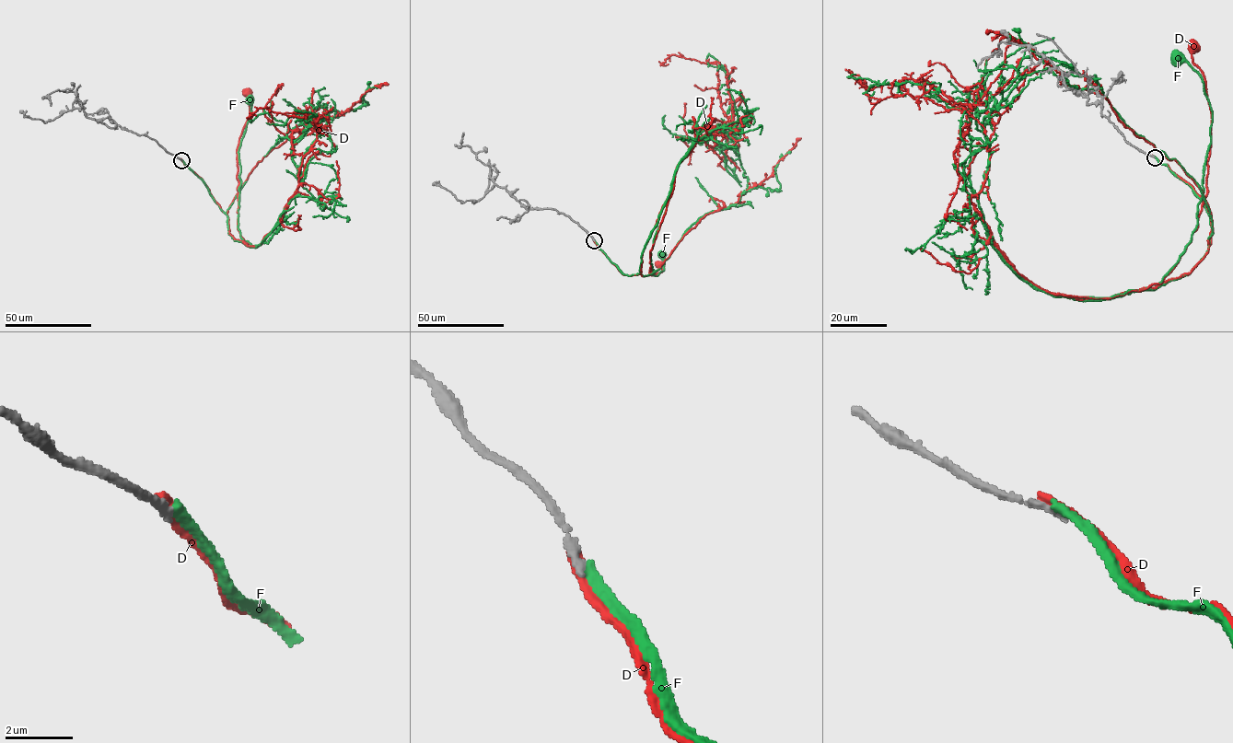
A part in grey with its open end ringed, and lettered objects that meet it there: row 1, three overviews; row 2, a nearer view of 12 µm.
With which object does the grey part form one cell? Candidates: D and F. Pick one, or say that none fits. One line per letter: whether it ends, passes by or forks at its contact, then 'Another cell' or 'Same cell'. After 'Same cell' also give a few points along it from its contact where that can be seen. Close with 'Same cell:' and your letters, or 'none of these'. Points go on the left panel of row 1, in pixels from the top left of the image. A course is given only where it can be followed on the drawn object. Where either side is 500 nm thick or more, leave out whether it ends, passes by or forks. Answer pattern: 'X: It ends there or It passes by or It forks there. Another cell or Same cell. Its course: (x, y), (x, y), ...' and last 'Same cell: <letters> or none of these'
D: It ends there. Another cell
F: It ends there. Another cell
Same cell: none of these

